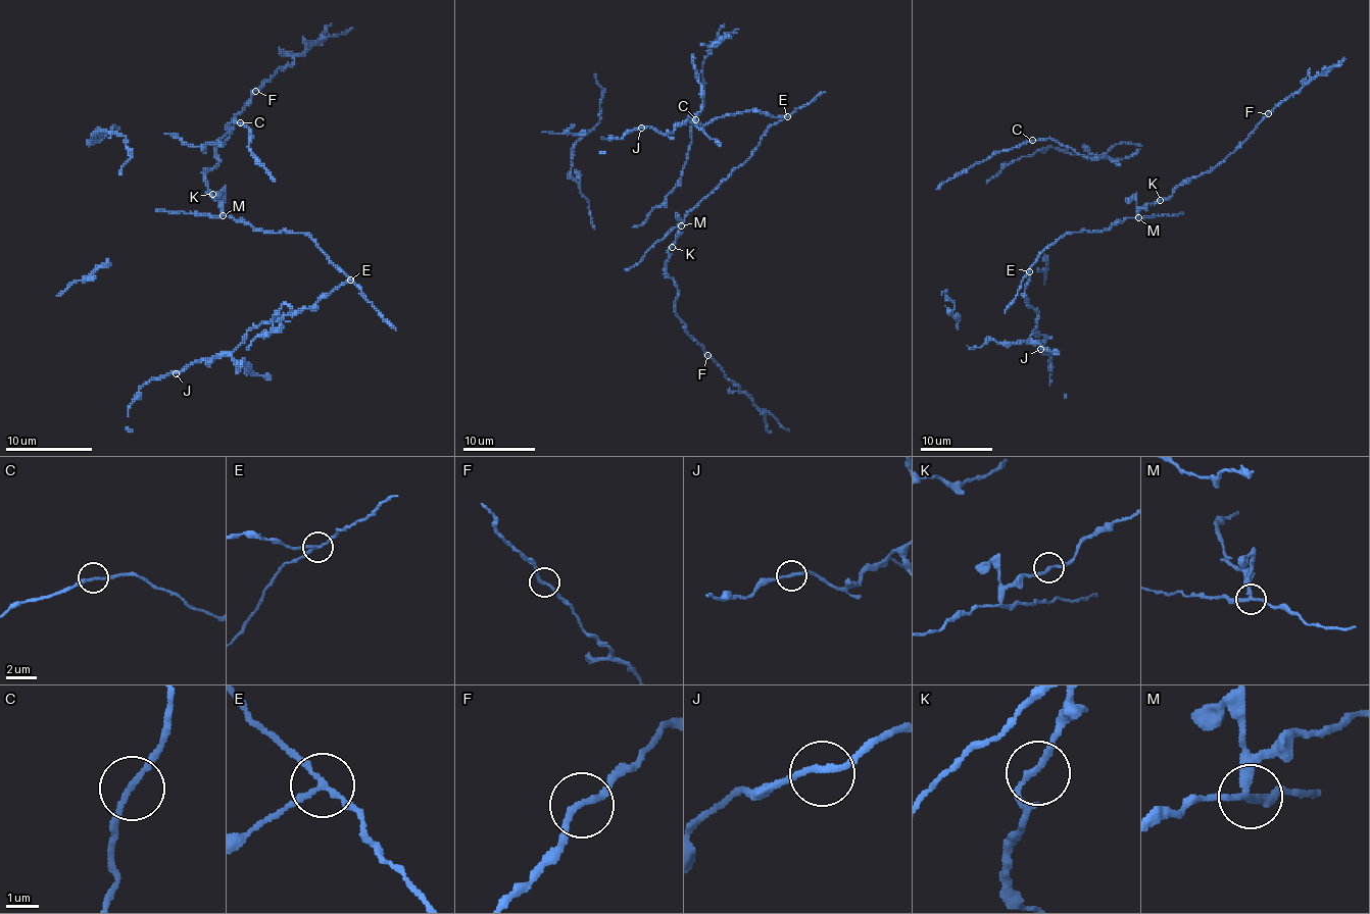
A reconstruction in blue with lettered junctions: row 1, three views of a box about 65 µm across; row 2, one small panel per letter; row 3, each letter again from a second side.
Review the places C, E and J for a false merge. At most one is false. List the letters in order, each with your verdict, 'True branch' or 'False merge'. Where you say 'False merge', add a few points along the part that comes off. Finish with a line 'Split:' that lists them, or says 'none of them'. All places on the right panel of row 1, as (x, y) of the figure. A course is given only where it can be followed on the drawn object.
C: True branch
E: False merge. Course of the part to remove: (1030, 271), (1035, 259), (1066, 234), (1101, 232), (1210, 172), (1264, 116), (1343, 61)
J: True branch
Split: E

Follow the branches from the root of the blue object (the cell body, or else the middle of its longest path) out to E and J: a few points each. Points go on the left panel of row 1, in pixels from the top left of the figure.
E: (223, 203), (225, 215), (244, 220), (255, 229), (275, 233), (305, 233), (350, 281)
J: (223, 203), (225, 215), (255, 229), (305, 233), (348, 278), (311, 306), (249, 331), (232, 352), (176, 373)

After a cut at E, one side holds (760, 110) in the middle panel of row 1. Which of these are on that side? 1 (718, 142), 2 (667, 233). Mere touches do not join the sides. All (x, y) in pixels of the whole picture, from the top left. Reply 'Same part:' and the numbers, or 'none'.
Same part: 1

